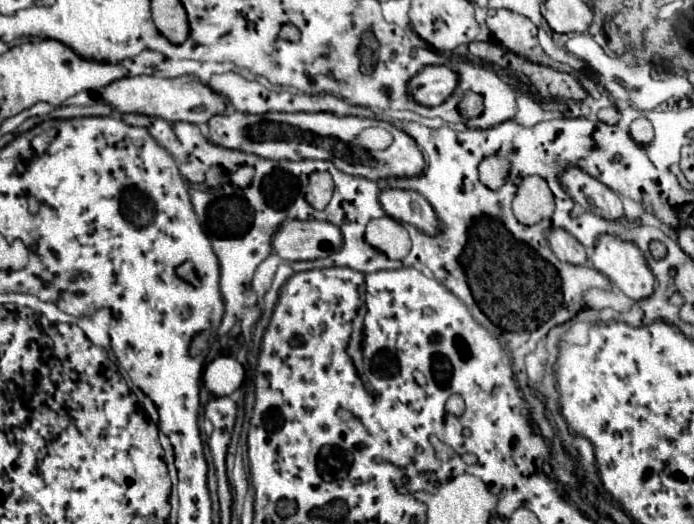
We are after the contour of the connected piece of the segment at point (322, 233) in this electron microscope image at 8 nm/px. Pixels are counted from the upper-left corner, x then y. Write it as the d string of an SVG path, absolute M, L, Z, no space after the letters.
M284 220L272 236L272 250L288 262L316 260L338 250L340 228L322 220Z

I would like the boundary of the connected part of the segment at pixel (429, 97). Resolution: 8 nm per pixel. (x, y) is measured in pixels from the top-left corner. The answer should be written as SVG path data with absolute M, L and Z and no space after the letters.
M426 66L410 80L410 92L424 106L442 104L458 86L458 74L448 66Z

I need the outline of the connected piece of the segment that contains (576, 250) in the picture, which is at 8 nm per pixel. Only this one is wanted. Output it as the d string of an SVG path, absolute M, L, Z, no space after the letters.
M550 228L546 232L546 240L550 250L556 254L558 260L570 262L570 264L586 264L586 250L584 246L566 230L562 228Z

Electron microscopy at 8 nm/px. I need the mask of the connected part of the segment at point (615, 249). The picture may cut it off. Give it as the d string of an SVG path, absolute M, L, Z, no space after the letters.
M602 234L594 244L590 260L592 260L592 266L596 270L600 270L602 274L606 274L628 298L640 300L640 298L646 298L646 296L652 294L652 290L654 290L654 274L650 272L650 268L646 264L646 258L642 256L640 248L634 242L622 240L616 234Z

